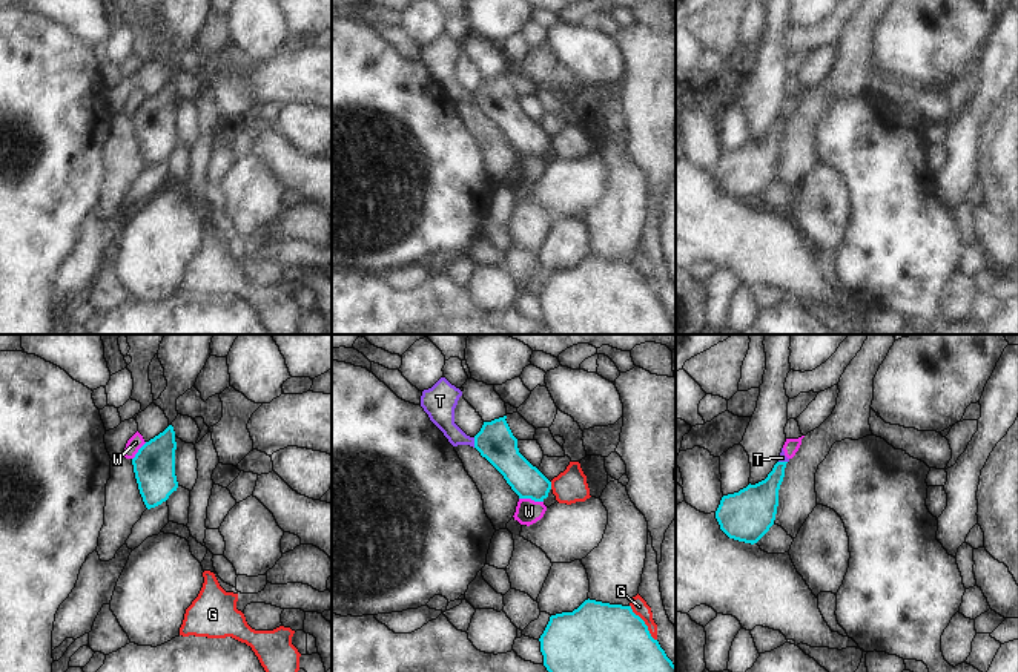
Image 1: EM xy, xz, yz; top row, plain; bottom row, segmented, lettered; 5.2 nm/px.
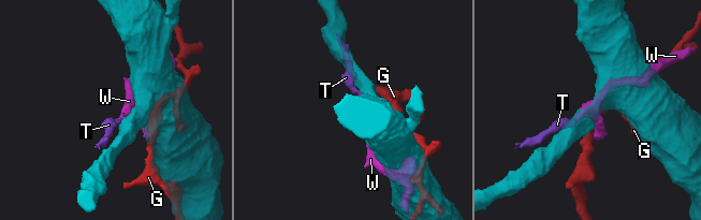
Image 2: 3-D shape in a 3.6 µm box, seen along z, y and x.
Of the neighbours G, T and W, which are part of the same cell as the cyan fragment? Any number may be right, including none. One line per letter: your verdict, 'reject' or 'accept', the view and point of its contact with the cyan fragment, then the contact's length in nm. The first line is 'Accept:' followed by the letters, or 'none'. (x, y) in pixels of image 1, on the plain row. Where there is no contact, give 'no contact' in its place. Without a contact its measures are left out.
Accept: none
G: reject; contact xz (644, 280); length 240 nm
T: reject; contact xz (475, 98); length 60 nm
W: reject; contact xz (532, 155); length 130 nm

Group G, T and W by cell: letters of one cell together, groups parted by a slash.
G / T W

